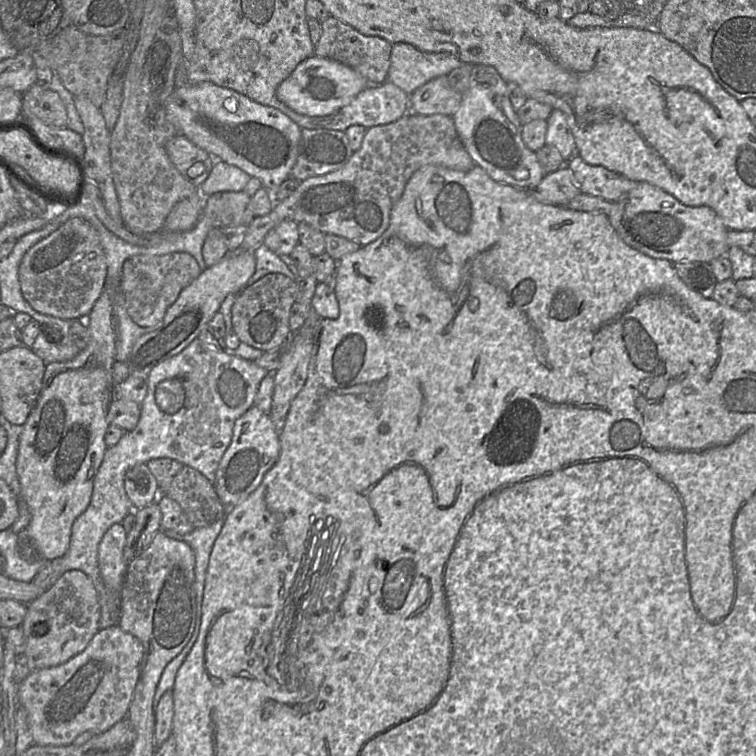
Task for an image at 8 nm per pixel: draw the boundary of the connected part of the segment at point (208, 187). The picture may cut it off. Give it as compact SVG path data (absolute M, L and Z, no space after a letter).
M215 161L209 177L199 186L199 191L203 197L225 191L240 192L244 190L250 178L251 176L236 166Z

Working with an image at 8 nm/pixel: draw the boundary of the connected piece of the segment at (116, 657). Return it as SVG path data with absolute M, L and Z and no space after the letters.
M114 625L99 629L86 648L67 662L31 671L18 685L17 700L26 711L33 743L67 746L84 732L102 733L126 718L143 655L139 639Z

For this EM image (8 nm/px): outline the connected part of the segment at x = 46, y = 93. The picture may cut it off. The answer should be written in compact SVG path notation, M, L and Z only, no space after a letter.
M36 82L22 94L22 116L35 116L50 126L67 126L66 106L59 94Z

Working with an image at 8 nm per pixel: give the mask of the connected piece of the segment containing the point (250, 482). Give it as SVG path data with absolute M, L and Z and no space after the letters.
M254 405L234 423L232 439L215 473L213 487L226 509L245 500L261 483L280 453L279 433L269 417Z

